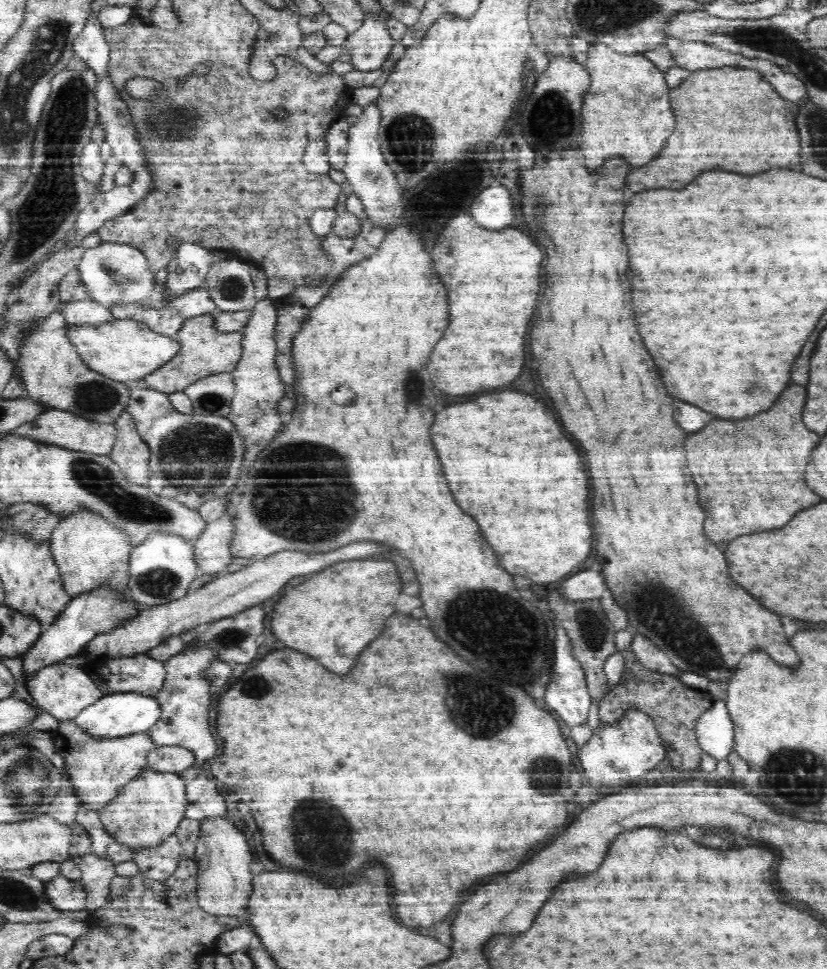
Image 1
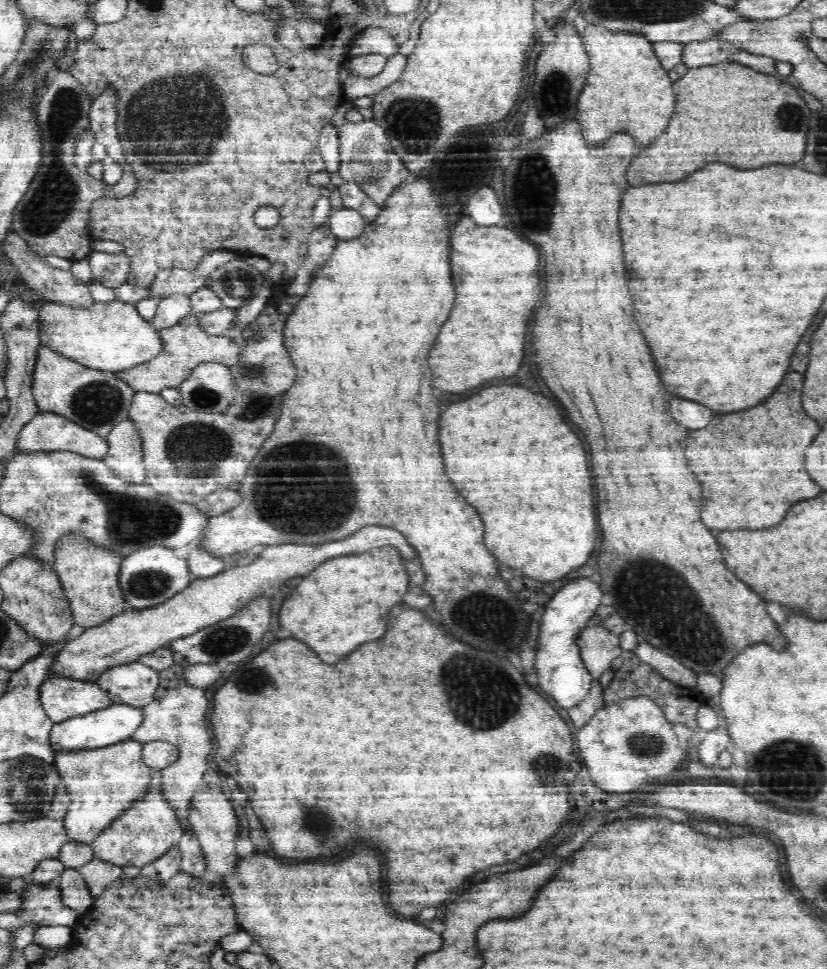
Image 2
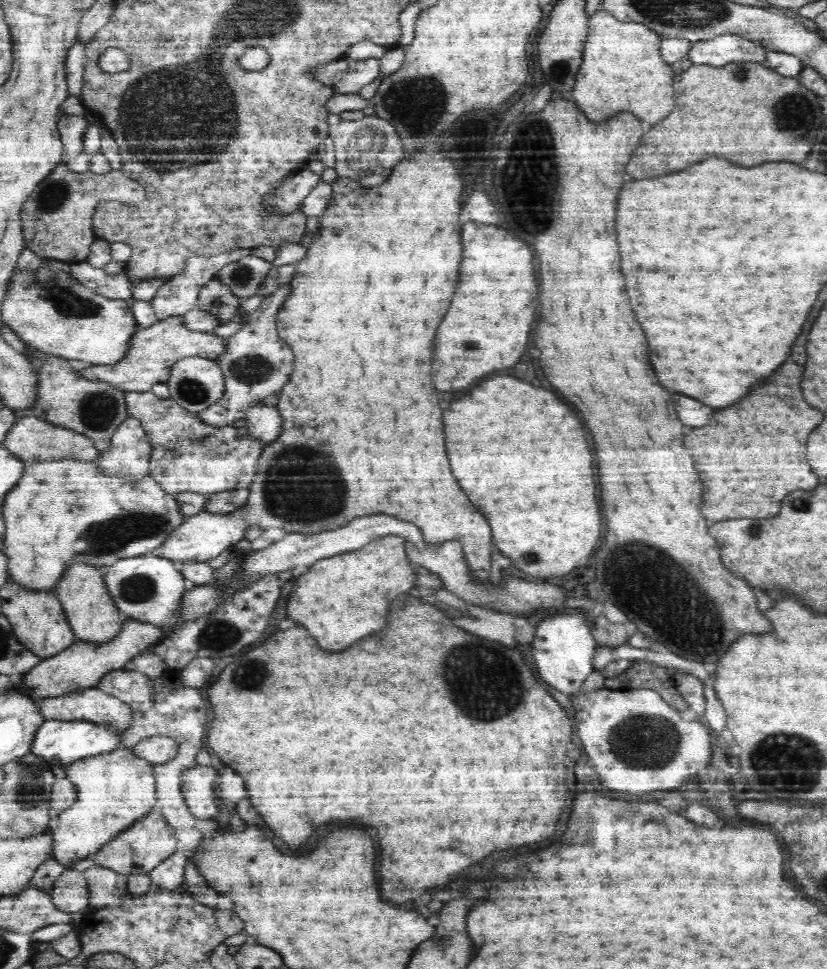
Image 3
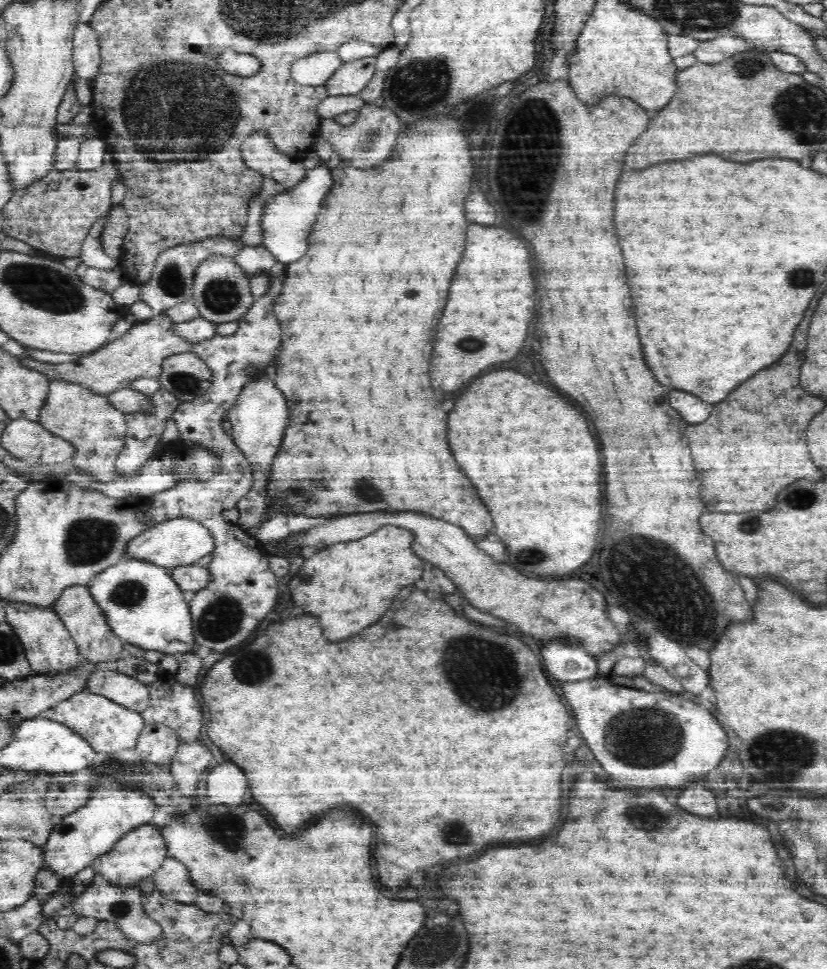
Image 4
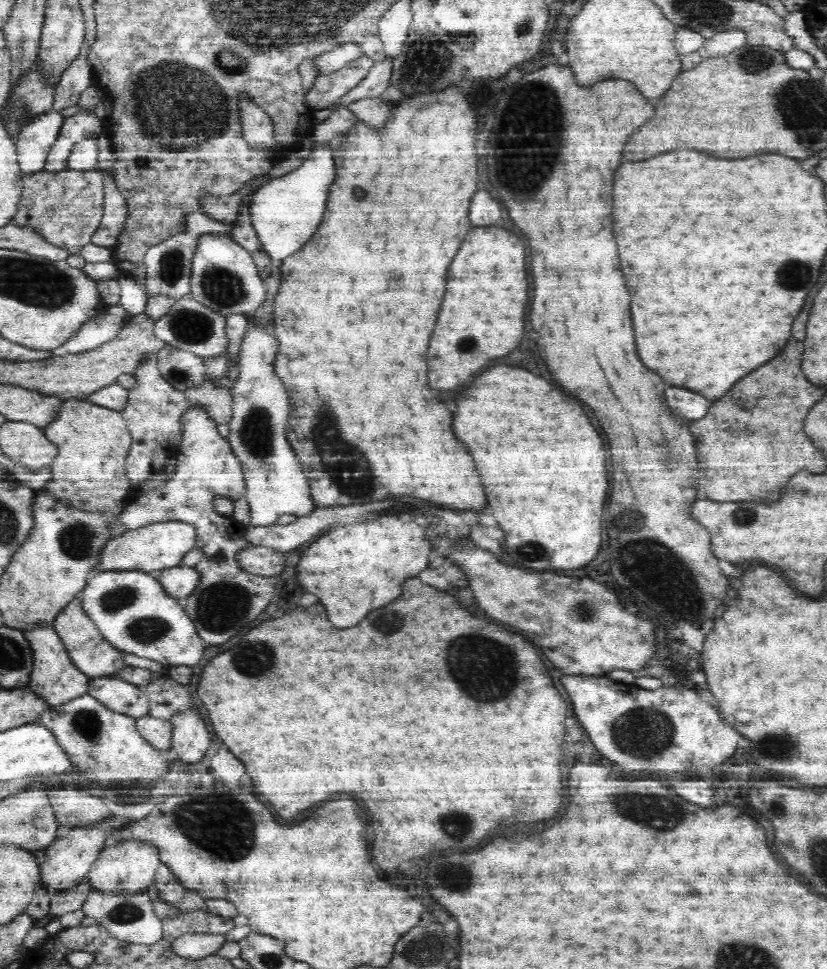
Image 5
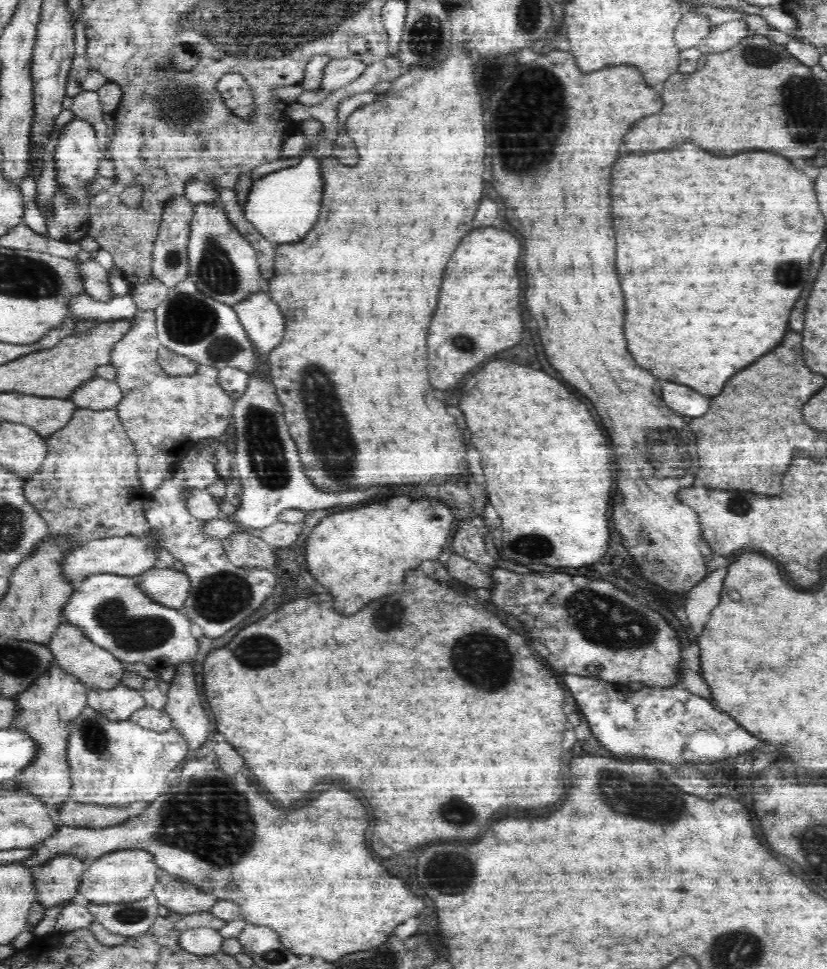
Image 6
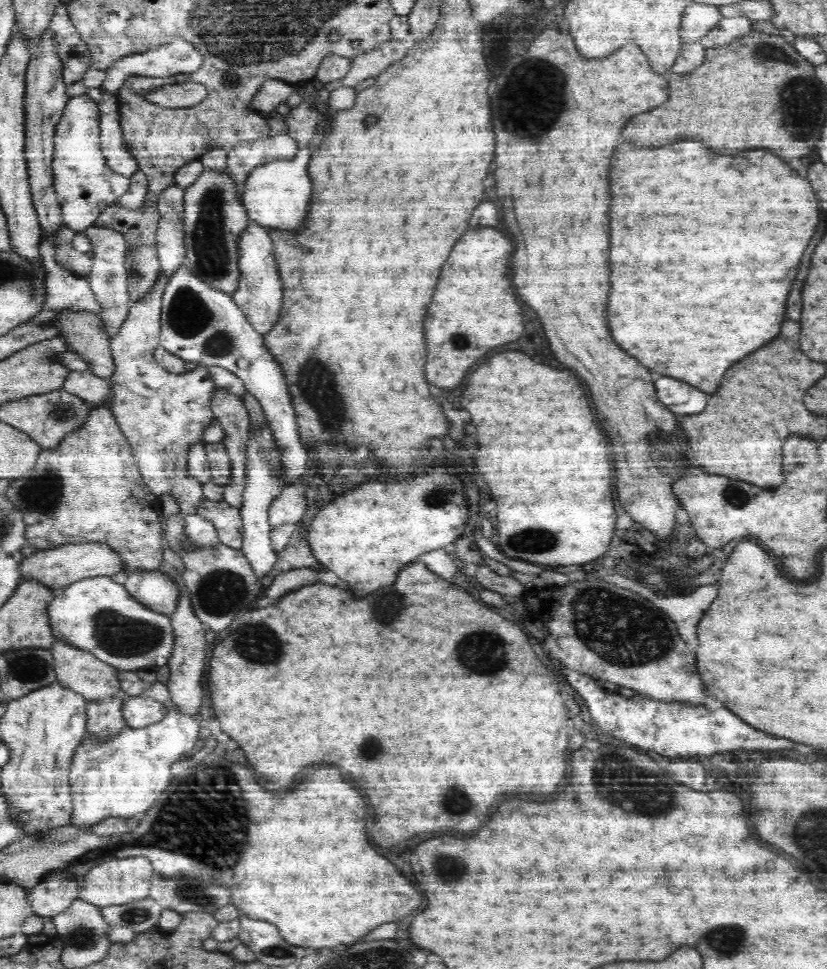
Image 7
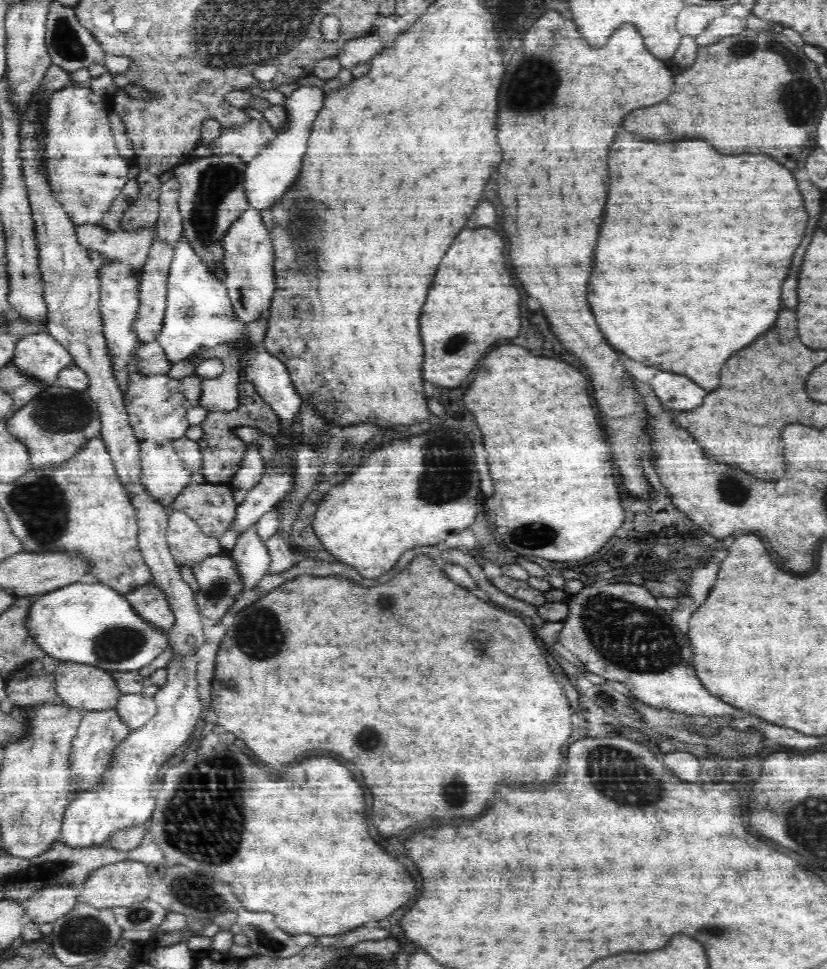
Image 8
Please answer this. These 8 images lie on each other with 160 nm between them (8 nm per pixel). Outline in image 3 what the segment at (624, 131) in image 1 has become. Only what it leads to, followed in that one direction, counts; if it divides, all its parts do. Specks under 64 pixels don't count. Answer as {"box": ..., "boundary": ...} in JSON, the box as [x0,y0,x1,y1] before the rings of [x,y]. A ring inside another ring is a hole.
{"box":[572,8,674,124],"boundary":[[[601,8],[589,16],[583,60],[572,92],[575,104],[588,120],[608,120],[618,112],[636,112],[640,120],[656,124],[672,112],[674,74],[661,55],[662,39],[648,26],[636,21],[618,21]]]}

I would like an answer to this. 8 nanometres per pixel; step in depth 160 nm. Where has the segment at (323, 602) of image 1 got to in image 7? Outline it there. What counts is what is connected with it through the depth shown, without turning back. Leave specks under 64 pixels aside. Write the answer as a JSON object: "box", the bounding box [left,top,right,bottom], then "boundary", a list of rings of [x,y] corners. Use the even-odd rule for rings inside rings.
{"box":[308,466,468,596],"boundary":[[[434,466],[428,468],[424,476],[416,476],[404,482],[364,482],[360,488],[346,492],[334,502],[324,505],[308,531],[309,547],[313,557],[326,568],[332,570],[340,580],[348,584],[350,592],[356,596],[368,596],[370,592],[394,584],[396,574],[420,554],[454,542],[462,534],[468,520],[468,500],[464,498],[464,484],[454,466]]]}

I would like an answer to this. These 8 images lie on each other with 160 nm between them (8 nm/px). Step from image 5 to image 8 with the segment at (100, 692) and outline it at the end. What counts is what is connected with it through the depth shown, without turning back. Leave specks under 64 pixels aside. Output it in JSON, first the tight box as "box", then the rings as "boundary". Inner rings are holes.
{"box":[68,709,130,801],"boundary":[[[106,709],[103,711],[82,711],[83,718],[72,740],[72,750],[68,754],[68,767],[72,771],[72,780],[70,780],[70,787],[72,787],[72,795],[69,801],[73,799],[74,795],[78,795],[80,791],[87,790],[90,787],[96,787],[100,784],[102,774],[113,761],[113,752],[115,748],[127,738],[130,734],[130,728],[122,722],[116,709]]]}

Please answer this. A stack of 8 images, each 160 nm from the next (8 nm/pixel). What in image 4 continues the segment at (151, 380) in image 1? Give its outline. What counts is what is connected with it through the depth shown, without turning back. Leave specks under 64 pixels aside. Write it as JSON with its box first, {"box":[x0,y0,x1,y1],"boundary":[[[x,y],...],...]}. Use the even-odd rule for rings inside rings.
{"box":[21,312,193,395],"boundary":[[[162,312],[155,314],[150,320],[137,322],[124,336],[113,339],[112,342],[104,344],[102,348],[83,355],[76,361],[48,364],[24,356],[21,362],[24,363],[24,367],[40,372],[50,381],[62,380],[66,383],[80,385],[96,394],[106,395],[120,390],[120,388],[130,387],[130,382],[138,380],[138,378],[158,378],[162,363],[168,356],[192,350],[193,344],[188,342],[188,339],[184,339],[172,331],[174,324],[175,322]]]}

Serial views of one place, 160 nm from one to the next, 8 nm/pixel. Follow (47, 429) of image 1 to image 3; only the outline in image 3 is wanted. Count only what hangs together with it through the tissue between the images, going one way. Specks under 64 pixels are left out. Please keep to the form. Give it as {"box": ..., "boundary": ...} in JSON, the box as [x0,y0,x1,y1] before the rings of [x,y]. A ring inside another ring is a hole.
{"box":[2,413,101,464],"boundary":[[[31,413],[20,418],[18,422],[14,422],[2,446],[12,452],[12,455],[22,459],[25,464],[37,461],[54,462],[56,460],[78,460],[90,463],[101,456],[96,445],[88,437],[70,431],[68,428],[53,425]]]}

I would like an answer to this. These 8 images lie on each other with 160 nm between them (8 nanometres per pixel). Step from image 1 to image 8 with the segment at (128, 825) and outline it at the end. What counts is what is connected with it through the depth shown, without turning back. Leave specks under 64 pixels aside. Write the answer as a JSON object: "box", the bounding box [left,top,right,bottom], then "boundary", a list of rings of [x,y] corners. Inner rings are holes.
{"box":[78,860,153,908],"boundary":[[[123,860],[98,868],[79,885],[78,902],[92,905],[94,908],[127,907],[148,898],[153,889],[152,881],[146,871],[146,863]]]}

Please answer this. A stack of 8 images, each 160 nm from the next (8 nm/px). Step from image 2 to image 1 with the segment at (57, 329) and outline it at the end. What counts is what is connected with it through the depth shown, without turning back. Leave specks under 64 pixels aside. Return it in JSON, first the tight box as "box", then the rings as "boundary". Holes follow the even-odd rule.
{"box":[65,318,180,385],"boundary":[[[112,318],[98,325],[67,323],[65,330],[68,331],[68,339],[72,341],[72,346],[76,347],[88,368],[116,382],[132,381],[140,385],[144,376],[148,376],[180,352],[180,343],[174,338],[154,332],[146,324],[129,318]]]}

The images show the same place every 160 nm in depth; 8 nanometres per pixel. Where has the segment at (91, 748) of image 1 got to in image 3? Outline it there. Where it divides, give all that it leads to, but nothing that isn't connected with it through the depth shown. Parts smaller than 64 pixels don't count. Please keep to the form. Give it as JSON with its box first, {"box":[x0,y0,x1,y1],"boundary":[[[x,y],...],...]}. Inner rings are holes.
{"box":[51,746,156,868],"boundary":[[[122,746],[112,752],[90,759],[78,759],[70,766],[65,766],[66,778],[76,785],[77,795],[75,803],[61,812],[51,825],[51,858],[60,861],[66,868],[74,868],[79,860],[91,857],[132,823],[156,810],[153,769],[147,760]]]}

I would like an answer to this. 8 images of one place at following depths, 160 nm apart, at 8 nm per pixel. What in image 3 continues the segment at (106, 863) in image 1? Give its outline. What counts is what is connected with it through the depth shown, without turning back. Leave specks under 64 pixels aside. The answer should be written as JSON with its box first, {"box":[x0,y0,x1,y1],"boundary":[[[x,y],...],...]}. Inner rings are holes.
{"box":[84,864,128,910],"boundary":[[[94,864],[84,871],[84,878],[88,883],[88,910],[120,906],[121,898],[128,893],[127,876],[112,869]]]}

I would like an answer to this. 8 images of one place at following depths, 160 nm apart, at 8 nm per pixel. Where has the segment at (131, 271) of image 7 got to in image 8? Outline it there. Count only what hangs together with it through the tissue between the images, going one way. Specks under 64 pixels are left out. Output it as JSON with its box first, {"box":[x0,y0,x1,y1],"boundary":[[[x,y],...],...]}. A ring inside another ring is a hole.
{"box":[75,224,158,277],"boundary":[[[97,224],[76,225],[75,233],[80,245],[95,256],[115,257],[131,265],[135,276],[140,277],[153,241],[158,238],[156,225],[138,230],[106,230]]]}

